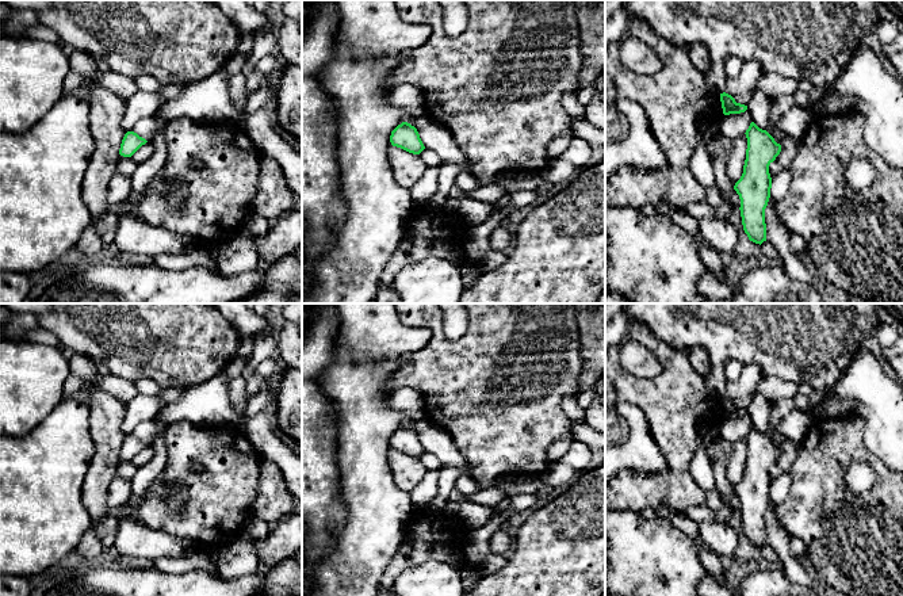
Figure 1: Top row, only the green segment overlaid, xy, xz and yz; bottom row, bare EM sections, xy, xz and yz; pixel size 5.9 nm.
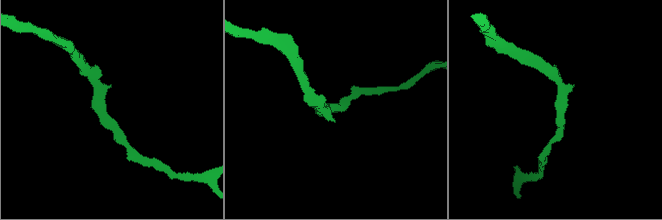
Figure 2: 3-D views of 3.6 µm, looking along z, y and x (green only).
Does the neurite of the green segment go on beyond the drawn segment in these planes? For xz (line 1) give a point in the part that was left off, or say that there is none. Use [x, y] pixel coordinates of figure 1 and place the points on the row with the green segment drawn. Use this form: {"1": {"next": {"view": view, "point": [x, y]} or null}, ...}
{"1": {"next": null}}

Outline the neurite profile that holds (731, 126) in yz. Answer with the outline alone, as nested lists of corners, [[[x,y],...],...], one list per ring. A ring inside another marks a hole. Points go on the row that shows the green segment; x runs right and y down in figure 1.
[[[749,110],[741,114],[724,115],[719,122],[718,133],[728,140],[735,141],[746,133],[751,122],[753,116]]]

